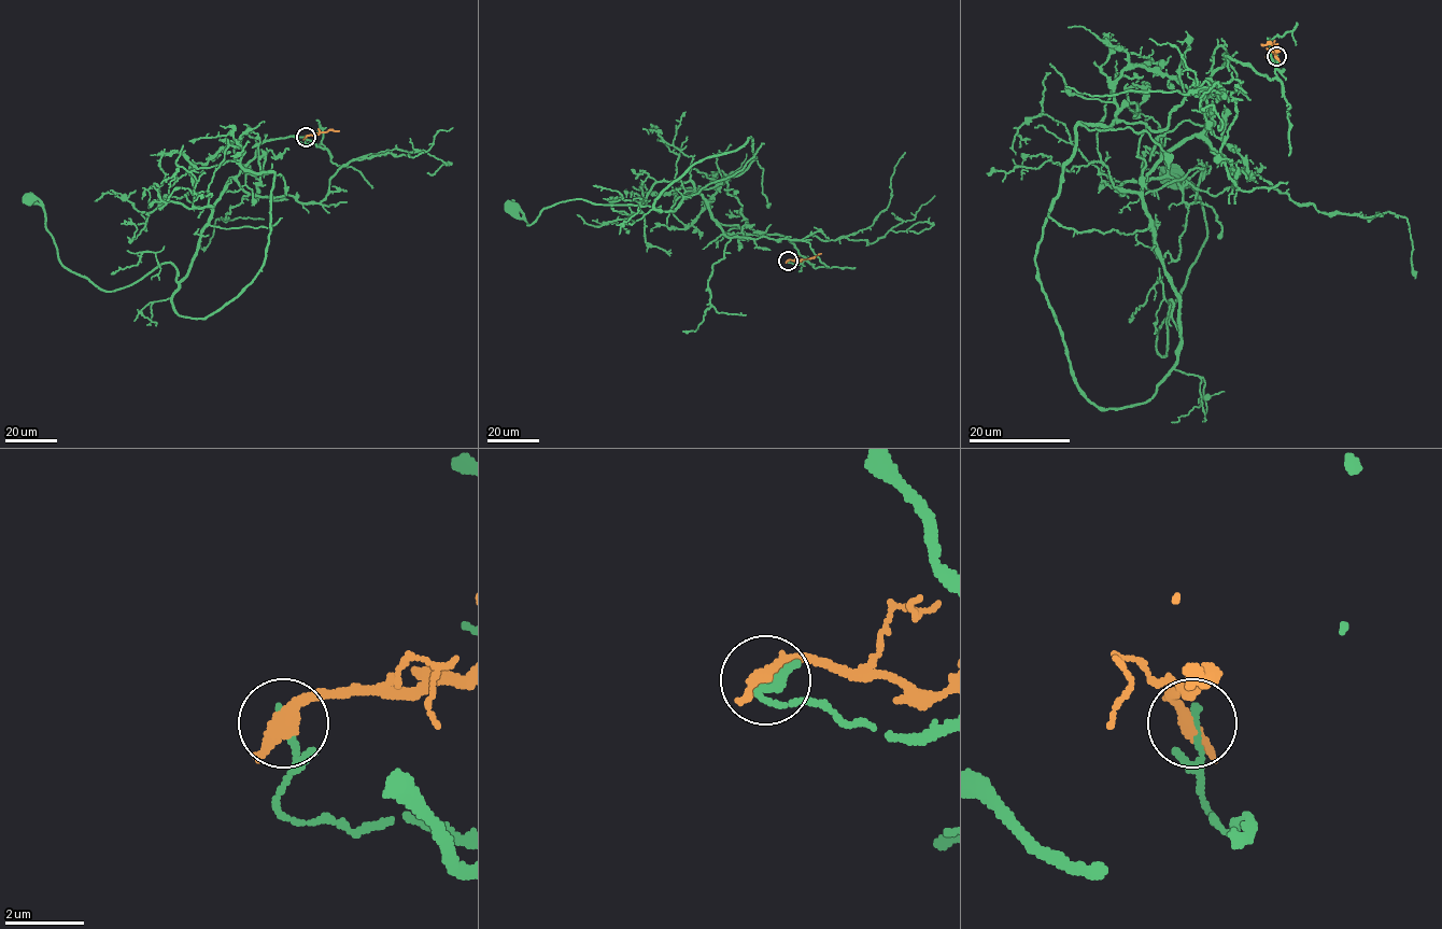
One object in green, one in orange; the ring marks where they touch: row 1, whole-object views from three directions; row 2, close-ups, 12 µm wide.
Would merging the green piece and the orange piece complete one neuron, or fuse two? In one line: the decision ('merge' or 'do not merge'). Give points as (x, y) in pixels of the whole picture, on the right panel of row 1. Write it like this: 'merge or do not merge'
do not merge

